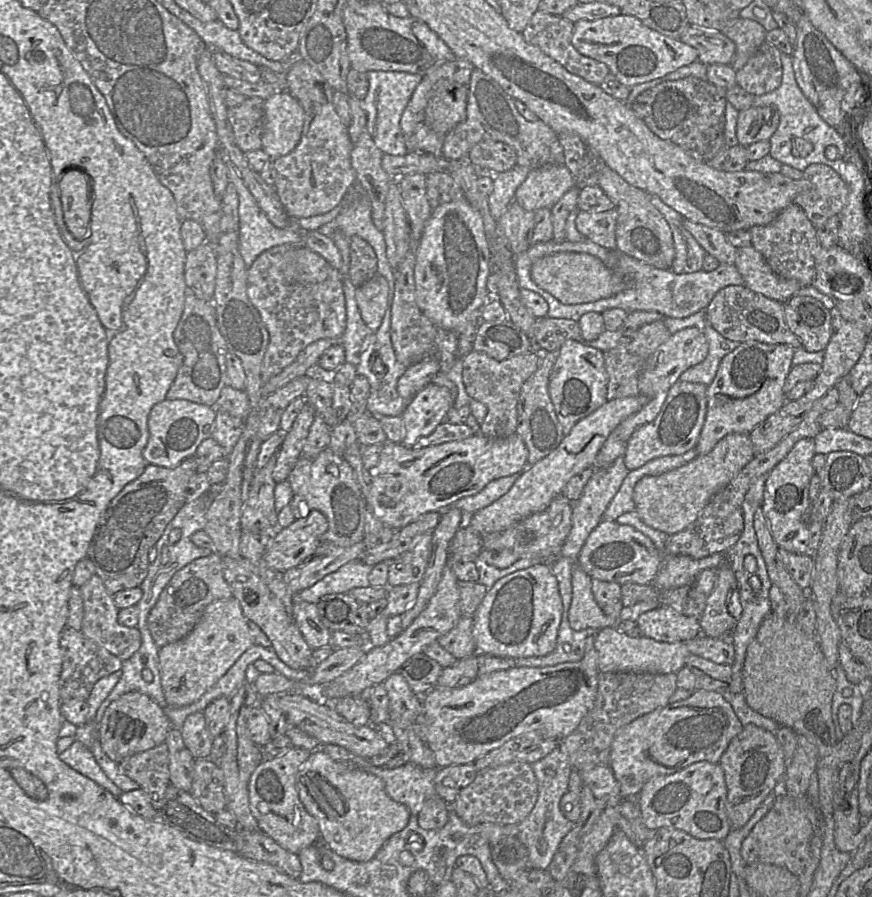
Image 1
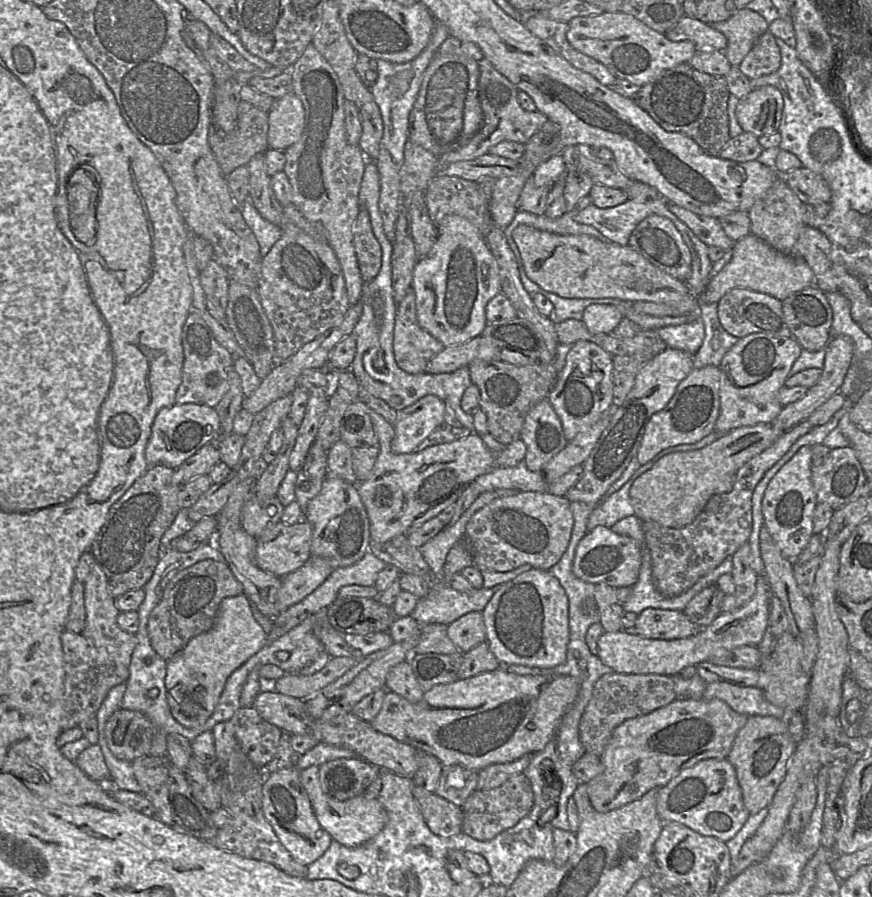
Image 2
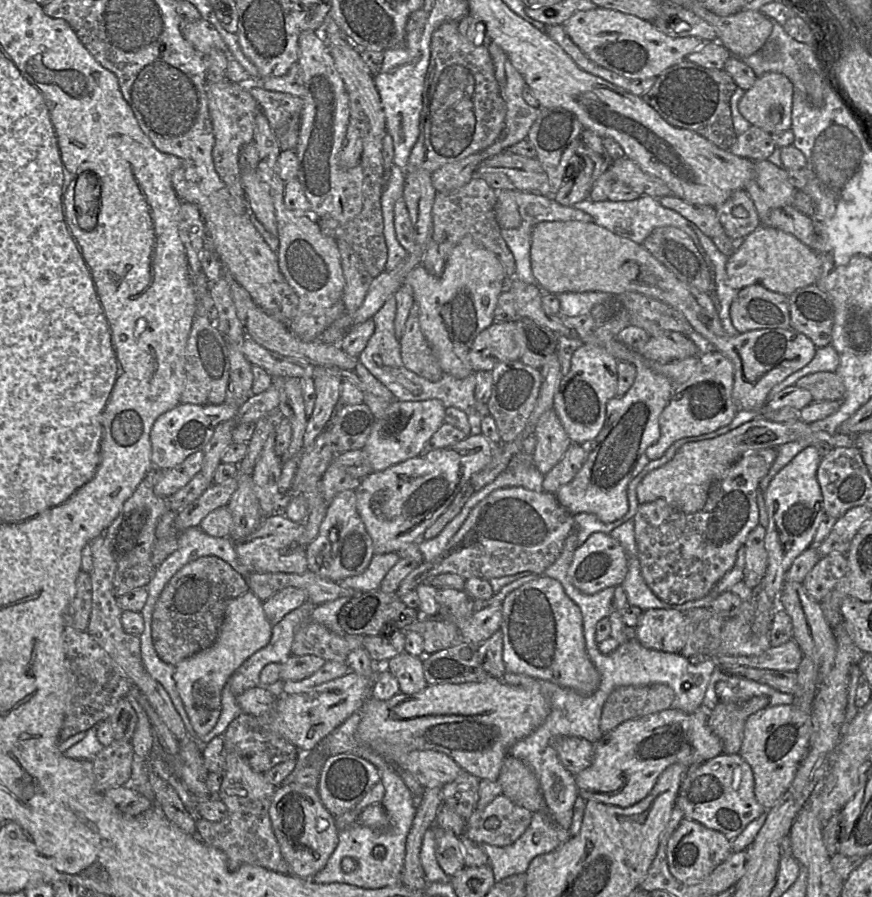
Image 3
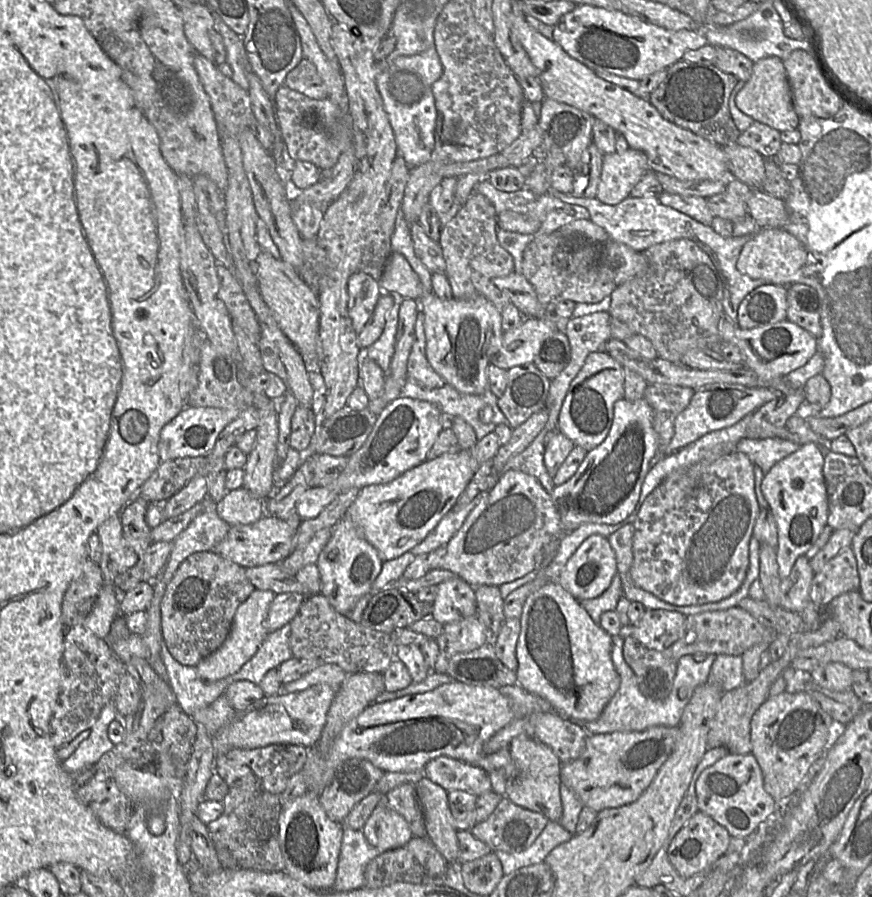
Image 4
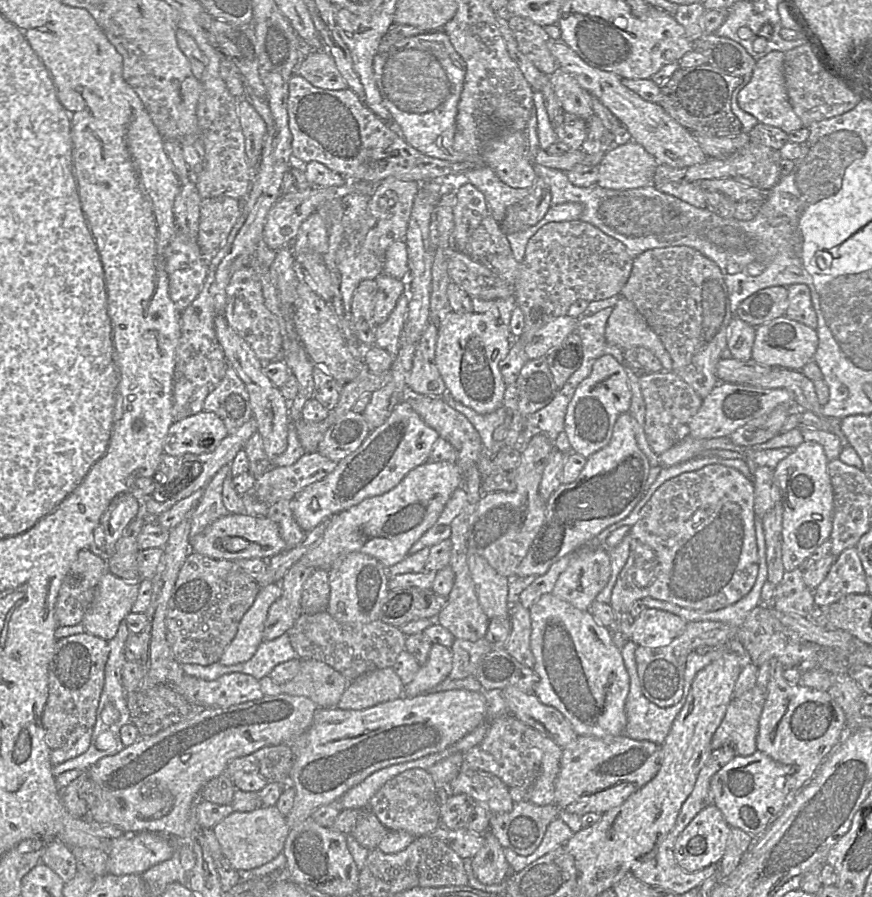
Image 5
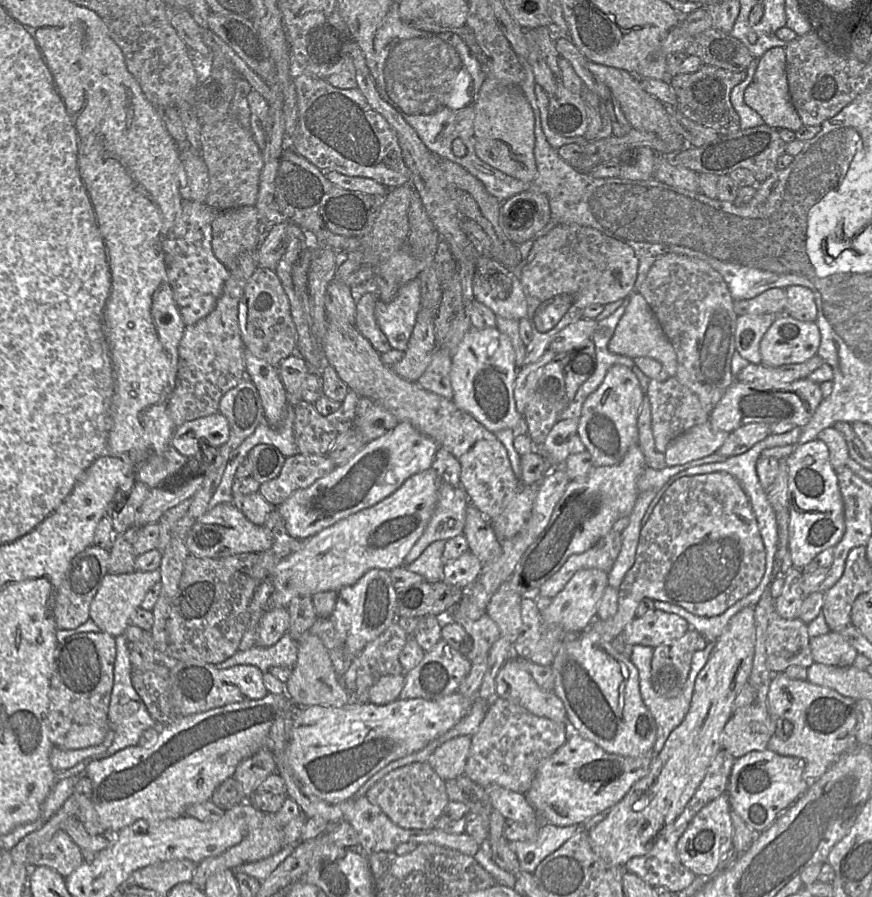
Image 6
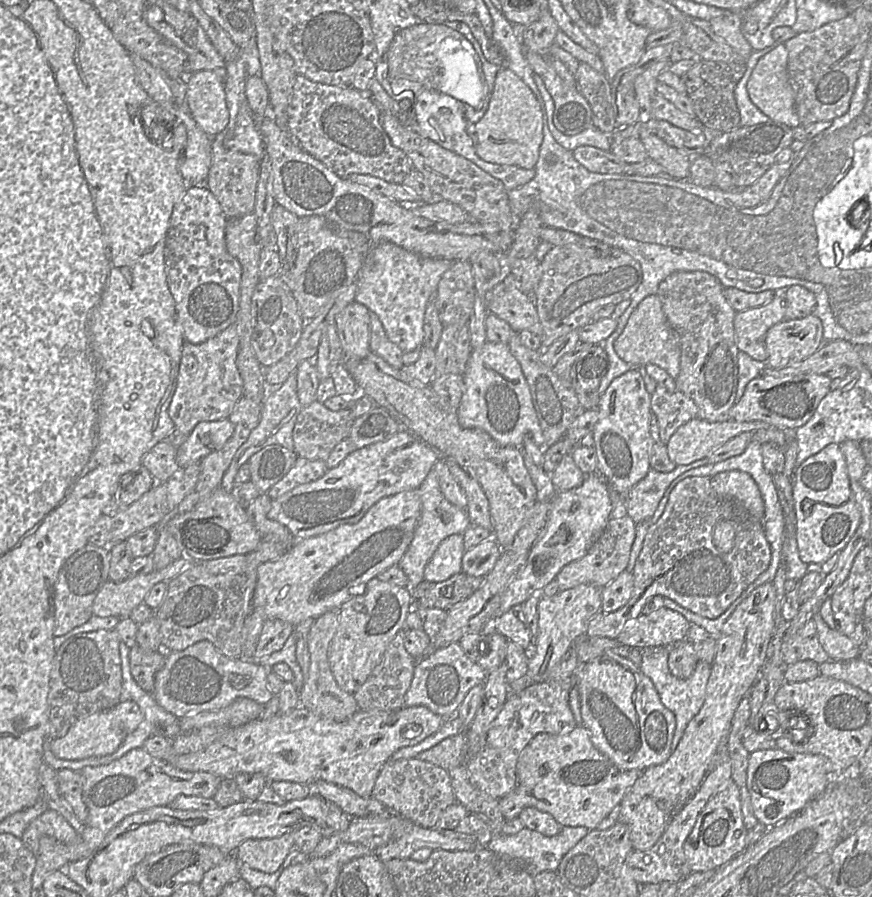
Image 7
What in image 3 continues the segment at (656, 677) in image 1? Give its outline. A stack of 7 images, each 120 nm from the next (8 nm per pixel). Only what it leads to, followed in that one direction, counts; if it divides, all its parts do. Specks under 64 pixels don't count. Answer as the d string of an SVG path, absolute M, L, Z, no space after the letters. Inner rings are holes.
M666 684L617 687L603 706L600 730L607 734L622 722L666 710L674 698L673 689Z

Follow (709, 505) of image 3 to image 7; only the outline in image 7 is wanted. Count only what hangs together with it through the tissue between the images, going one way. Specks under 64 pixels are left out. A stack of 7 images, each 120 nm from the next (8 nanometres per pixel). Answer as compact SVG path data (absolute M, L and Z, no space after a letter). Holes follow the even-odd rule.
M692 476L681 480L671 491L663 514L650 525L642 549L632 571L634 585L629 601L611 613L599 613L589 624L587 636L615 639L624 627L642 614L646 602L660 595L708 619L716 619L751 585L766 569L771 552L762 523L752 517L739 503L720 498L712 489L710 477ZM722 520L737 523L733 547L729 552L720 551L713 543L713 529Z

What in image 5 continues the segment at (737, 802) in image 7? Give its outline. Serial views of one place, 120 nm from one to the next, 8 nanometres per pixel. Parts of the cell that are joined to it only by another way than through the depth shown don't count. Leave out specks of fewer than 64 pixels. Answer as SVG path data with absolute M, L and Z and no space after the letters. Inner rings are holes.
M711 804L701 810L678 836L673 853L678 865L688 873L698 872L711 865L718 865L724 855L731 827L721 810Z

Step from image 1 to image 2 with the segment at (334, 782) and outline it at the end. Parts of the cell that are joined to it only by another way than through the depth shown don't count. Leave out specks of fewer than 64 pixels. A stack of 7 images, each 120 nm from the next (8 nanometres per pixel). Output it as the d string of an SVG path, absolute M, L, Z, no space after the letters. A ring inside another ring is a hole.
M312 765L300 771L300 782L307 792L314 814L320 825L340 844L355 848L374 838L388 822L388 815L378 798L367 798L365 794L340 801L322 790L319 766Z

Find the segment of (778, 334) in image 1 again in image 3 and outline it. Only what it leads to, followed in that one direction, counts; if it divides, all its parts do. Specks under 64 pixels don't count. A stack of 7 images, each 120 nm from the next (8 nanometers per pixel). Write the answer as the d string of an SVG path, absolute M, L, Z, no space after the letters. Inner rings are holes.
M754 284L738 291L730 307L730 318L741 334L790 326L788 297Z

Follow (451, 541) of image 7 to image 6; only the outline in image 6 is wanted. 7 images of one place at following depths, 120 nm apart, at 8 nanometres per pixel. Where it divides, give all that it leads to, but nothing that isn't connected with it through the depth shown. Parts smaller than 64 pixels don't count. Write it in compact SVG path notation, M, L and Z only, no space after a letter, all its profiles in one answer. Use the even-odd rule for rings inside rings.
M444 540L431 543L415 561L405 566L406 569L421 575L429 583L443 580L443 568L446 562L442 555L445 544Z

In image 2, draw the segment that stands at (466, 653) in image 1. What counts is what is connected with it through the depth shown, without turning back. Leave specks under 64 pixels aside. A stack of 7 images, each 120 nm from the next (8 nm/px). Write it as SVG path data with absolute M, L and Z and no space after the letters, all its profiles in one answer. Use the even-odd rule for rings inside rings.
M482 611L470 612L447 626L447 635L463 654L486 641Z

